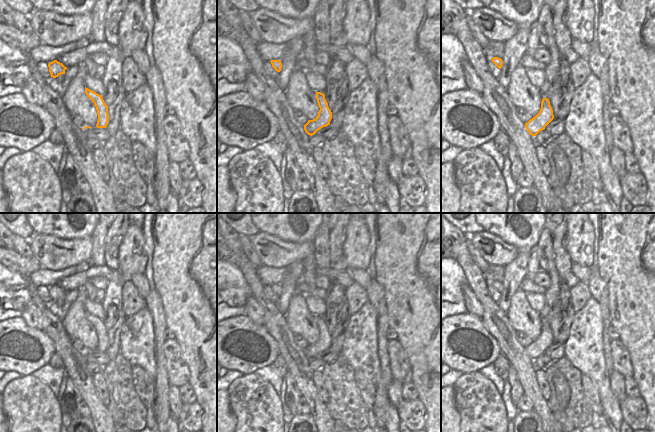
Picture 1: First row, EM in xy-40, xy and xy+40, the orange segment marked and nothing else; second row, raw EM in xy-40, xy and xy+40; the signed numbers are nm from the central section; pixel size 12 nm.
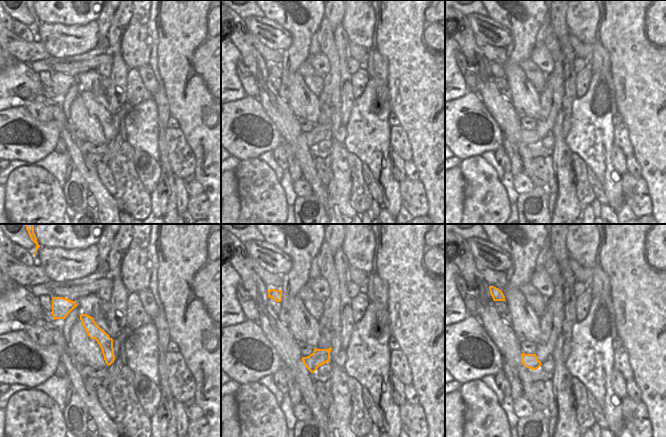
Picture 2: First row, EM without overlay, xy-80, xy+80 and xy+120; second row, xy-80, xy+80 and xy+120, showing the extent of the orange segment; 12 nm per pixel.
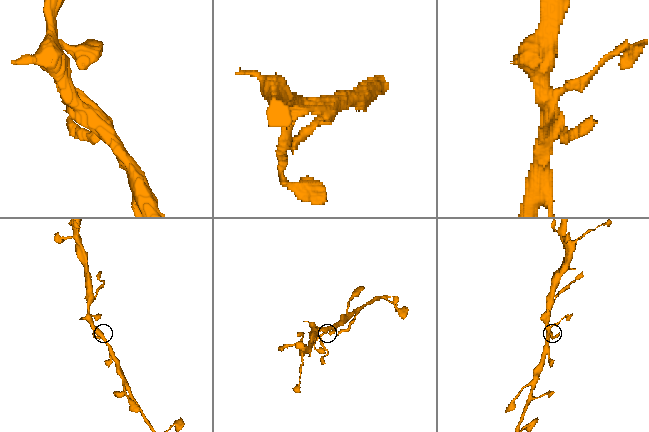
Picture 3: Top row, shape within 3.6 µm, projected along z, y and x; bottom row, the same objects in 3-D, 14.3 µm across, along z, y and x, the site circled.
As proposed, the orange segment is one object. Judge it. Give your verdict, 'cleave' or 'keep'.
keep

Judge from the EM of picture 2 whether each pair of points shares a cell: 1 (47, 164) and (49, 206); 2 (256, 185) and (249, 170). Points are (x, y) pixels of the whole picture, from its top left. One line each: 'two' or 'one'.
1: two
2: one

